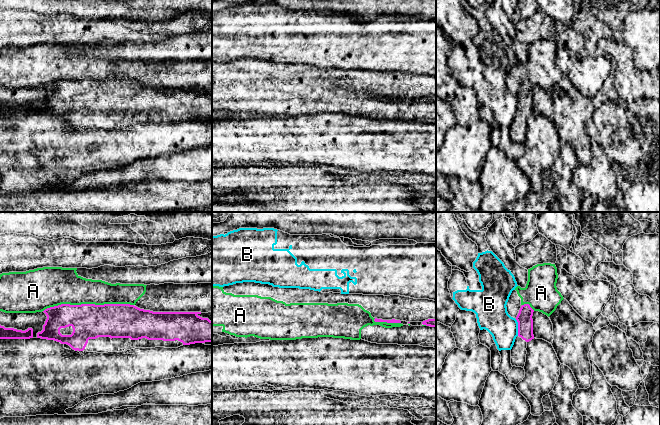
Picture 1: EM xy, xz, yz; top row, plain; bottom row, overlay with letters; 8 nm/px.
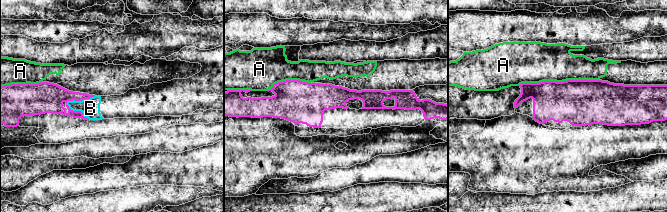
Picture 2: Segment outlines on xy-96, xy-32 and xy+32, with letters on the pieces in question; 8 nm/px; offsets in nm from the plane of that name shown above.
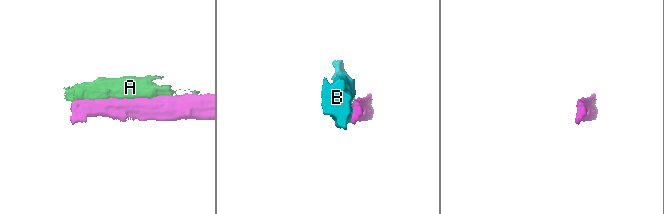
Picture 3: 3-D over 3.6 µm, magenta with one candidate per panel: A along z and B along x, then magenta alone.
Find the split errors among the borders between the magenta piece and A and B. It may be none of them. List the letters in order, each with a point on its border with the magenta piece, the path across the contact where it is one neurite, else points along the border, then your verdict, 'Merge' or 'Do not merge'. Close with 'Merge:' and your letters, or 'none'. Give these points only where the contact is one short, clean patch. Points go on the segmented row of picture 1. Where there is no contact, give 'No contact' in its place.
A: Touches magenta at xy (88, 304). Do not merge
B: Touches magenta at yz (518, 327). Do not merge
Merge: none

